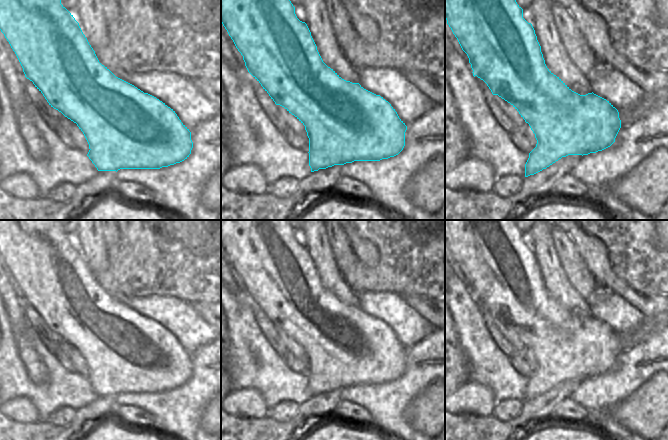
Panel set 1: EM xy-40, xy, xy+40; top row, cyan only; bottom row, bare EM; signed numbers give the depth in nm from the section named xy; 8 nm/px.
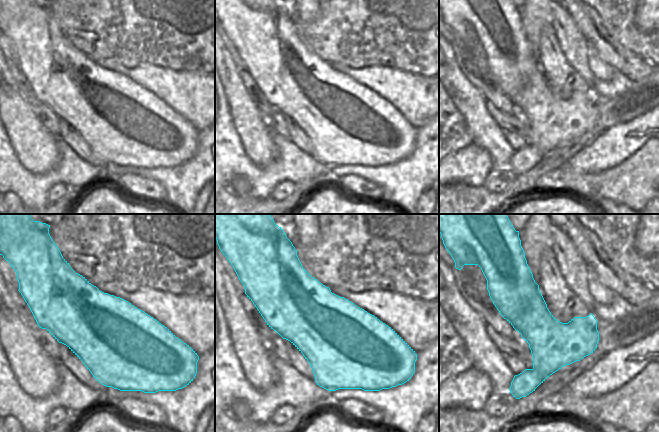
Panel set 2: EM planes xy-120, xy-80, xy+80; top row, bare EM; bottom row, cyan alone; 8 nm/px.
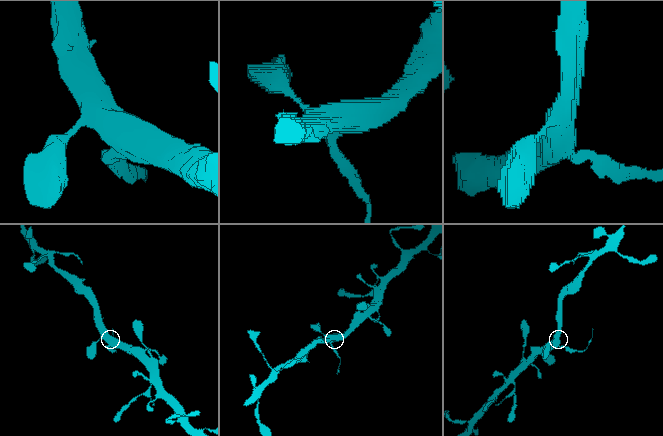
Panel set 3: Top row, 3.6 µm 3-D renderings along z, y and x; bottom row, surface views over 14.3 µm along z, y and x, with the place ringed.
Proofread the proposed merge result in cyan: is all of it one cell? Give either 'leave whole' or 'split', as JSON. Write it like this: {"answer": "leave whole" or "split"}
{"answer": "split"}

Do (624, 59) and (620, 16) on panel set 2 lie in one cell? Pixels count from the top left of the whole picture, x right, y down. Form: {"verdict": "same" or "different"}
{"verdict": "different"}

